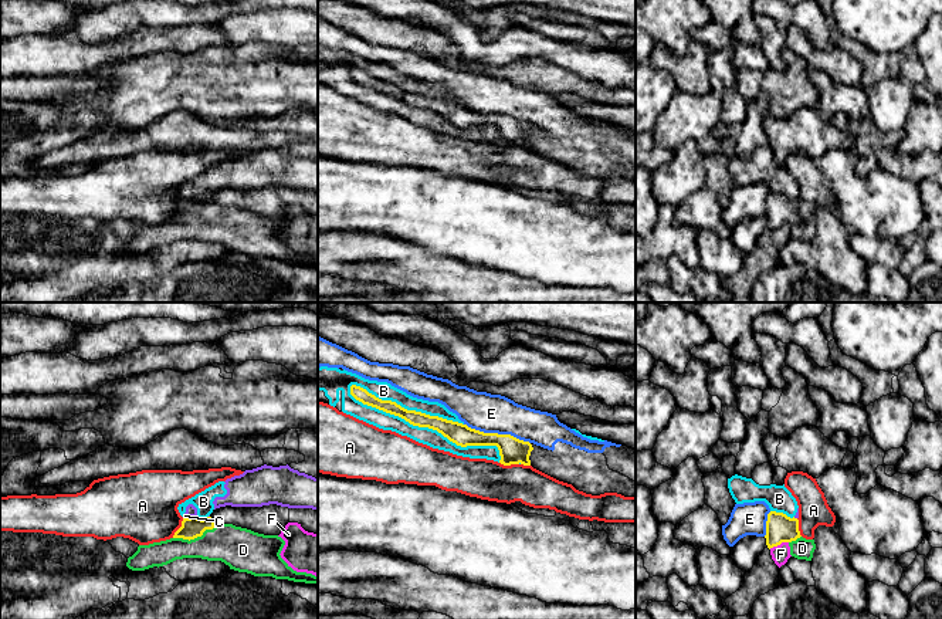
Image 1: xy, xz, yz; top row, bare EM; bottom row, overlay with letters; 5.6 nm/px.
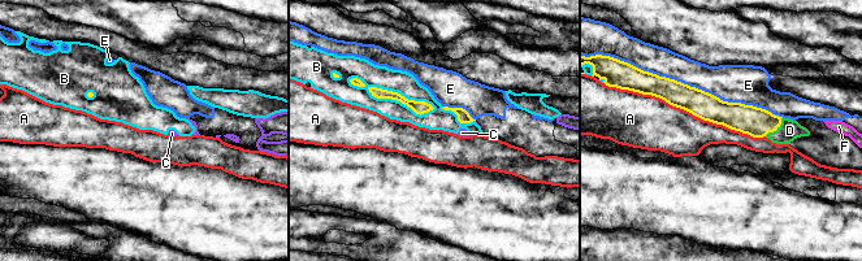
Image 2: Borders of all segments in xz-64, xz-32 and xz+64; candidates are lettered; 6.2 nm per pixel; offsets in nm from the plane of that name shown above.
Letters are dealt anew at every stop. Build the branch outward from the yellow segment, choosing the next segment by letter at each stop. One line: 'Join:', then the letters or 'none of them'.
Join: D

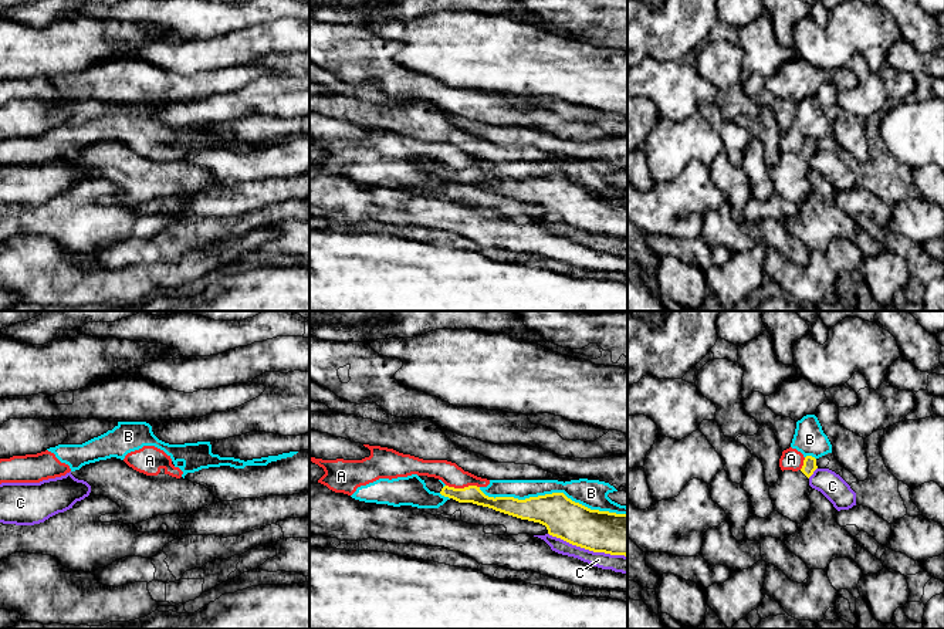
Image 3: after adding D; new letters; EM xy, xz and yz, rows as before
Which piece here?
Join: none of them

